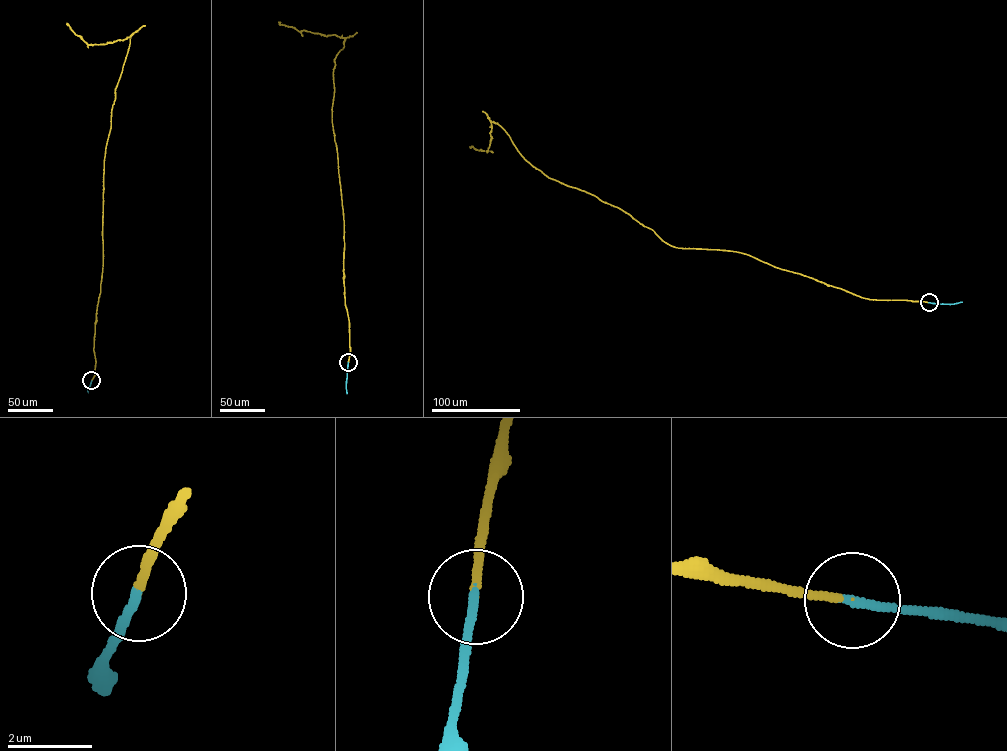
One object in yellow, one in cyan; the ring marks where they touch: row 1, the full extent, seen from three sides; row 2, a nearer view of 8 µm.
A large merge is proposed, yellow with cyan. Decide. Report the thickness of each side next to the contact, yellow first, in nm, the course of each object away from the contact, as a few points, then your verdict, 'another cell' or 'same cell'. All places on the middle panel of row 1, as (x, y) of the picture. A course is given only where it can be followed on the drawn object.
170 nm thick on the yellow side, 220 nm on the other; yellow runs (348, 362), (343, 218), (332, 121), (334, 59), (343, 48), (345, 39), (300, 32), (278, 21); cyan runs (348, 362), (347, 393); same cell

